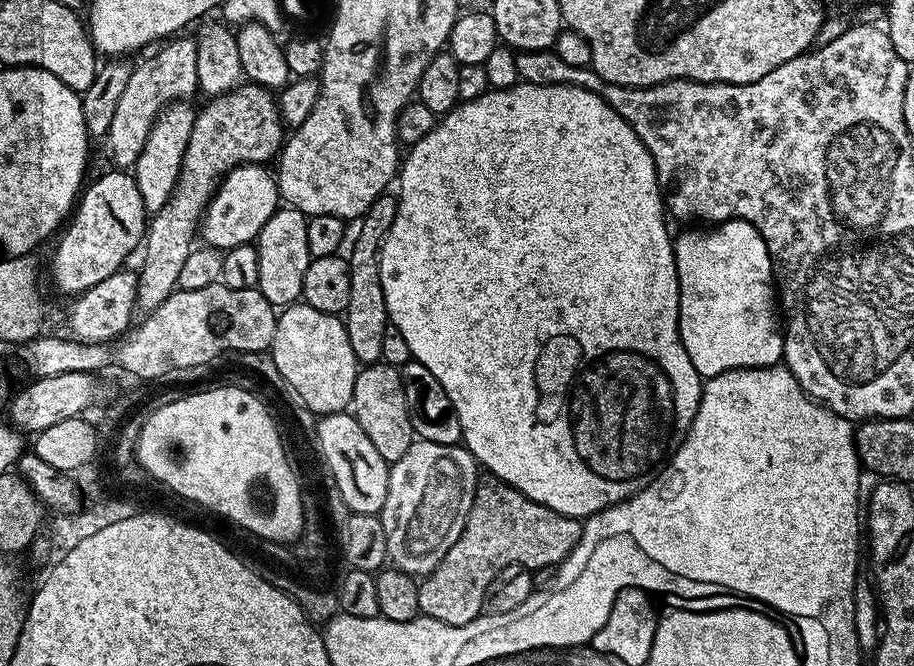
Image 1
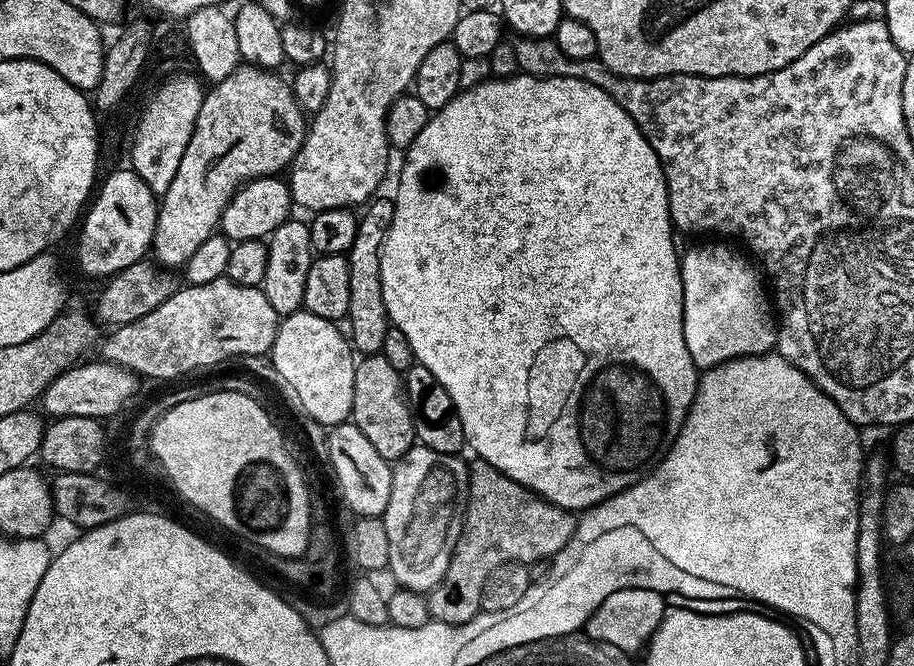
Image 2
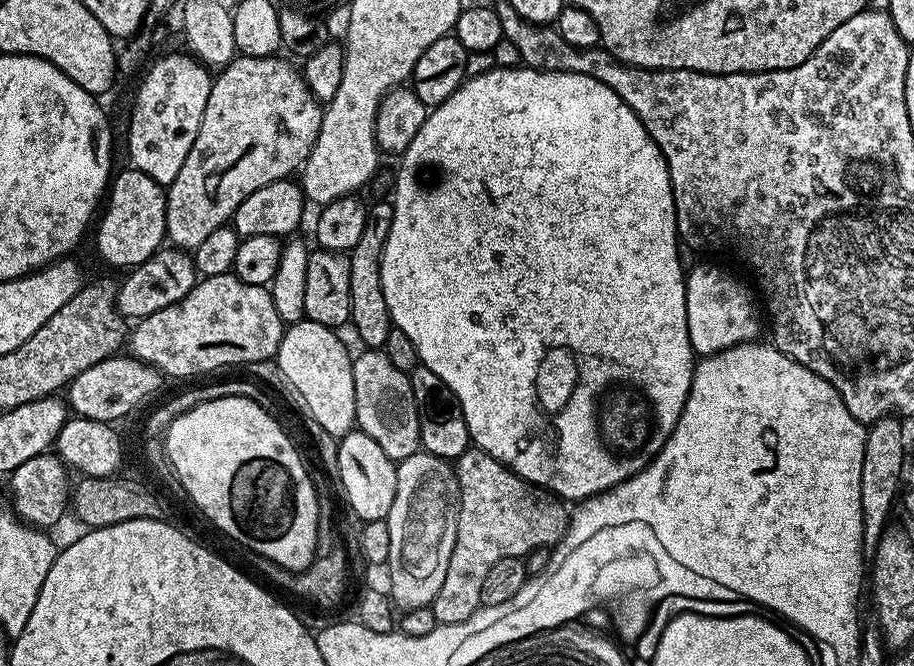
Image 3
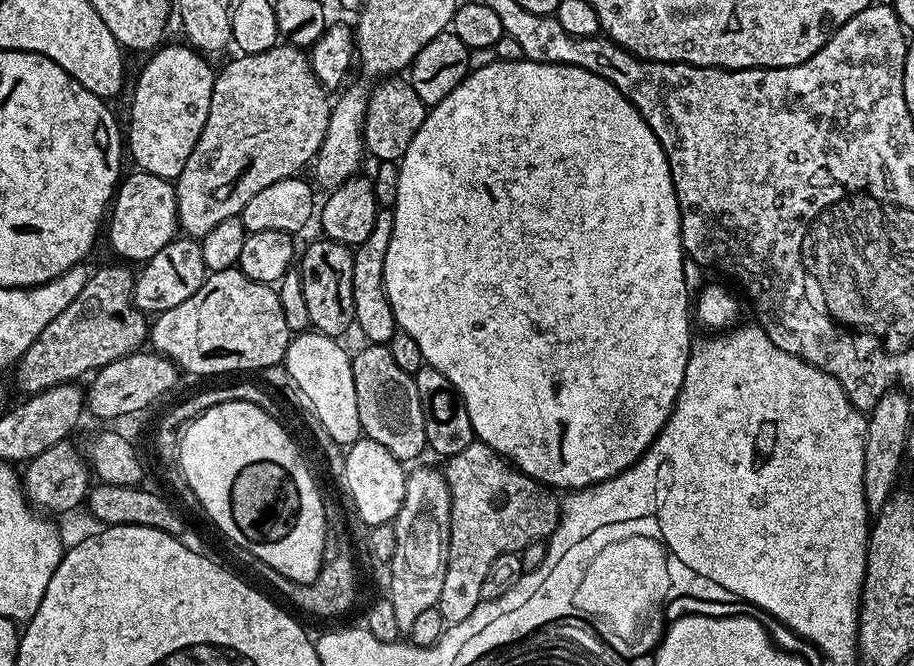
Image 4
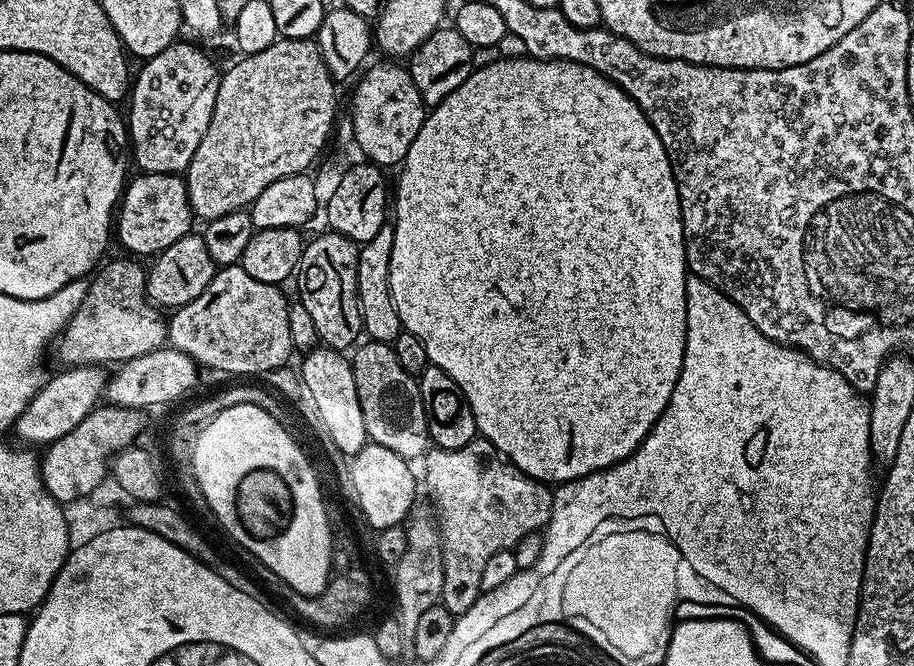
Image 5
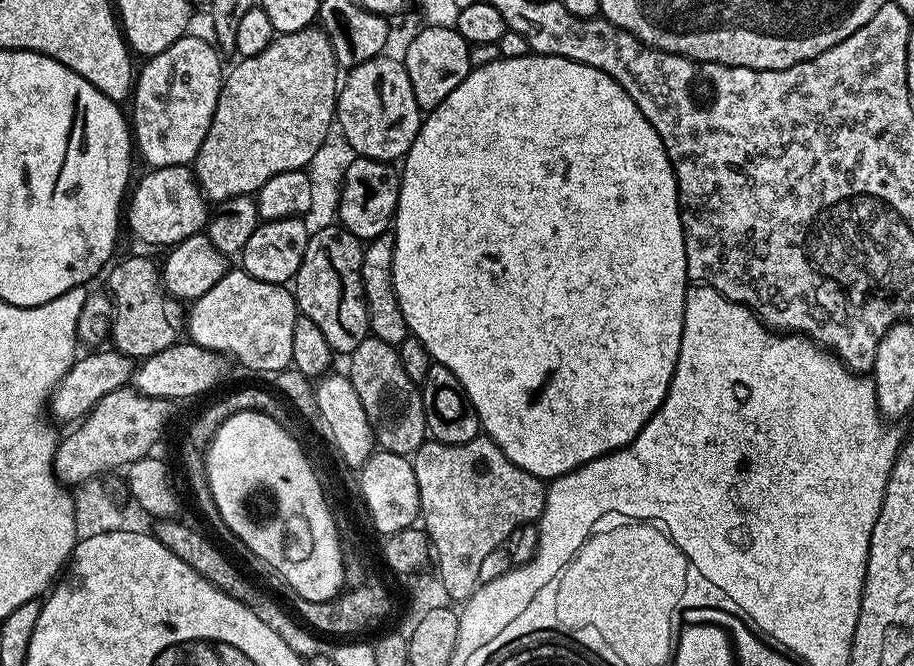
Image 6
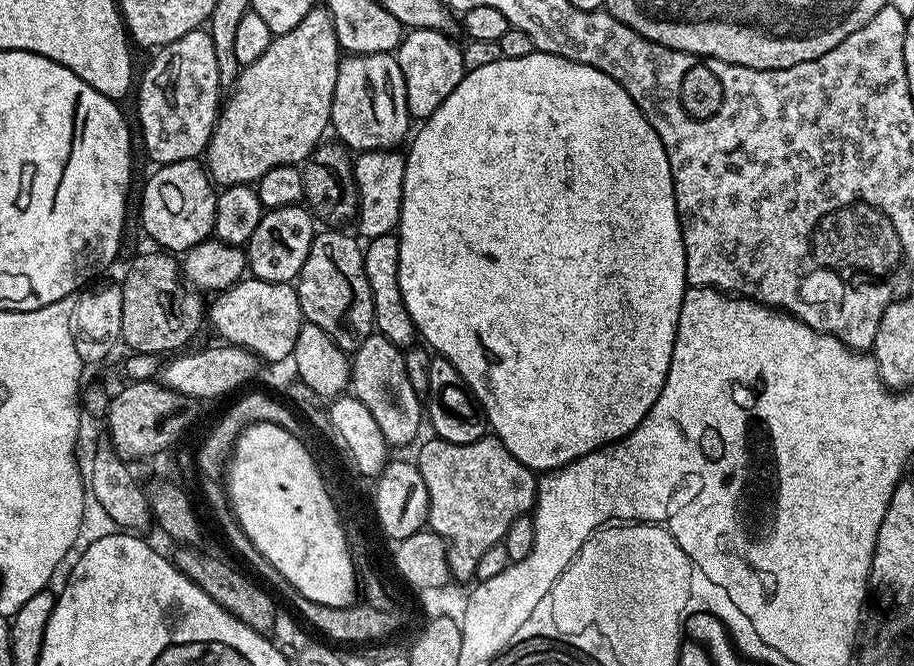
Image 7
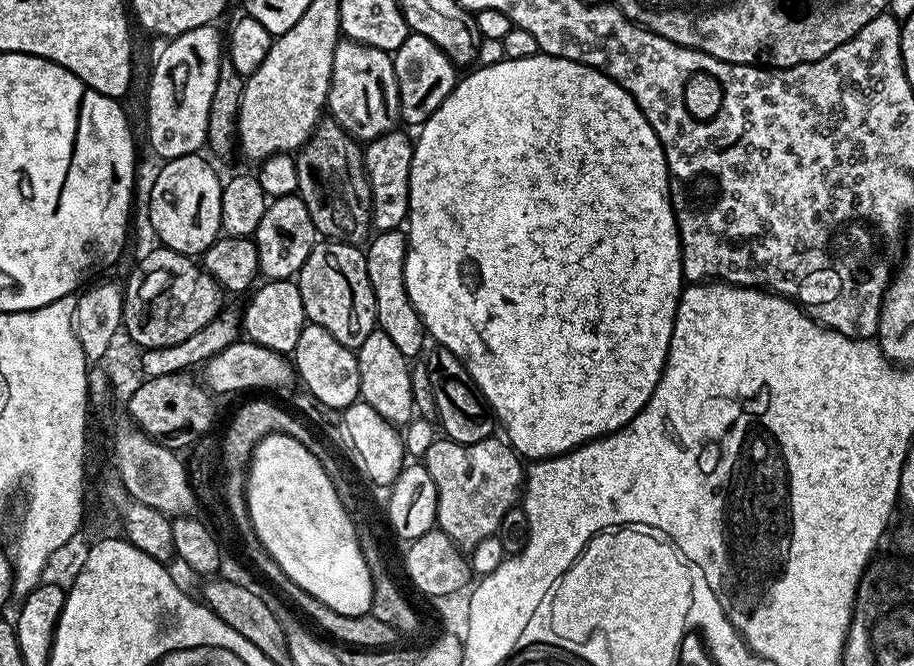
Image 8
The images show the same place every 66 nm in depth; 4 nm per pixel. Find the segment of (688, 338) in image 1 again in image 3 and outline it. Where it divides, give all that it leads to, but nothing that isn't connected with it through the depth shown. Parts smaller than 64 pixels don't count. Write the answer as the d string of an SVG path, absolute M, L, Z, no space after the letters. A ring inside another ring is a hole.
M716 264L689 267L684 281L686 286L686 322L697 357L713 356L727 348L738 348L753 343L760 332L760 316L748 288L735 280L724 268Z

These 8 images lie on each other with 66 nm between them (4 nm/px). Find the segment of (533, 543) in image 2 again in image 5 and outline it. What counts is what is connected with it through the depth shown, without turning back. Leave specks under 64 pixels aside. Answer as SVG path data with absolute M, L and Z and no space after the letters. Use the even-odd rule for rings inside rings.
M477 438L466 446L457 448L433 447L423 457L422 464L422 484L423 487L424 484L428 487L428 492L436 503L434 519L440 530L440 549L444 567L440 599L444 609L455 618L466 614L466 610L470 610L470 606L474 606L474 602L479 598L482 570L485 569L491 555L513 549L526 534L547 528L552 513L553 489L543 480L535 480L534 477L526 475L491 442L483 438Z

